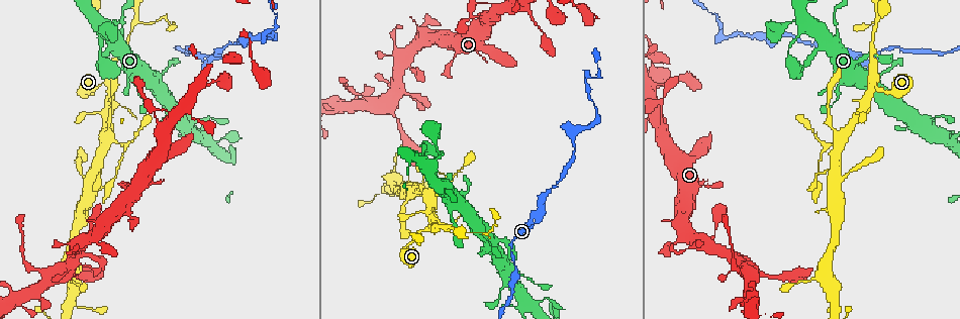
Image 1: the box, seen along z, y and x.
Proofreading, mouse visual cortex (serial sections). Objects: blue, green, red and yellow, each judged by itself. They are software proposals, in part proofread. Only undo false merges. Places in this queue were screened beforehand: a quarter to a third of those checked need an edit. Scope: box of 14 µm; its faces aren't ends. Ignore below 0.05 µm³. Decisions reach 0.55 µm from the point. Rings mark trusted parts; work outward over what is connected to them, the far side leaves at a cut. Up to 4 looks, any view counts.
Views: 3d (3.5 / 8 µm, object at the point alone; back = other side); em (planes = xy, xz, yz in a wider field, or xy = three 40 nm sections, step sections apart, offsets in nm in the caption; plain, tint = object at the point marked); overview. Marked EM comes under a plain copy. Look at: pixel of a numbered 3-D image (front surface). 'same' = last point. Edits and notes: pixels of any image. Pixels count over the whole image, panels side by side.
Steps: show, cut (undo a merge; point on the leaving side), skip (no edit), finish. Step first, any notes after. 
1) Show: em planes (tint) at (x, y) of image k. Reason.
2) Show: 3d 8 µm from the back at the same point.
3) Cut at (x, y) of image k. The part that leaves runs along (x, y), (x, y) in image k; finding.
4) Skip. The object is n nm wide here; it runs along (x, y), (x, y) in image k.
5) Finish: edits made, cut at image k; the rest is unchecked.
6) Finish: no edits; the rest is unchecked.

Show: em xy step 1 (tint) at (428, 231) of image 1. Thin neck.

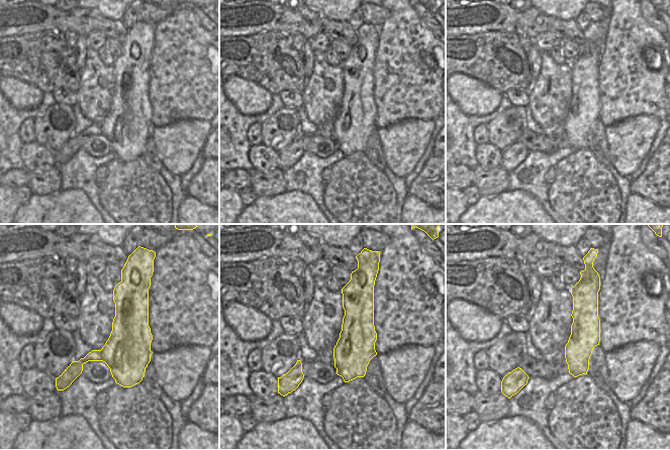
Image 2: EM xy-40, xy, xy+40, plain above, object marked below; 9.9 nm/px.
Show: 3d 3.5 µm at the same point. Wider look.

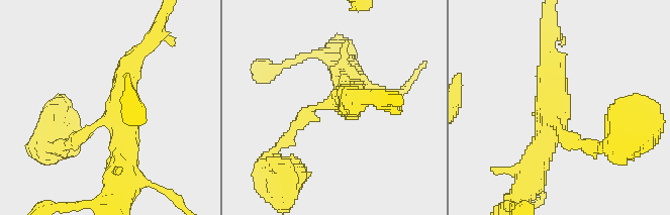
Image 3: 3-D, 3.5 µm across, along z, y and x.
Skip. The object is 380 nm wide here; it runs along (577, 288), (581, 343), (575, 373) in image 2; one cell here.

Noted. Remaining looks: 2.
Show: 3d 8 µm at (877, 23) of image 1.

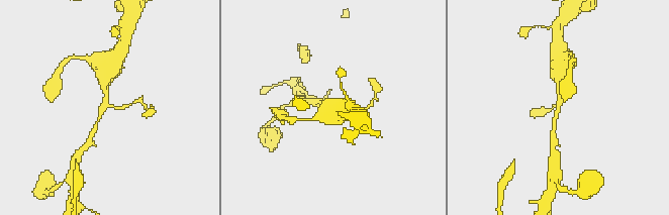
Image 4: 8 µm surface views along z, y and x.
Show: em xy step 5 (tint) at (558, 107) of image 4. 3 arms meet here; the arms are 100, 200, 300 nm wide; shape alone is not enough.

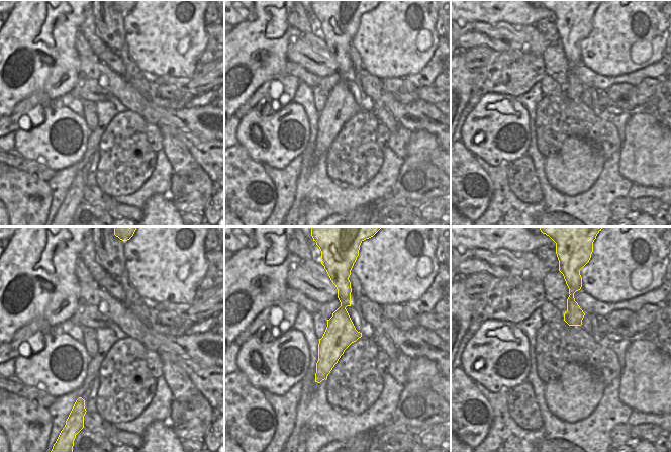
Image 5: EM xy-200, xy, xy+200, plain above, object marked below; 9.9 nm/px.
Skip. It runs along (94, 129), (110, 78) in image 4; continuous, no second cell.

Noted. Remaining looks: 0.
Finish: no edits; the rest is unchecked.

